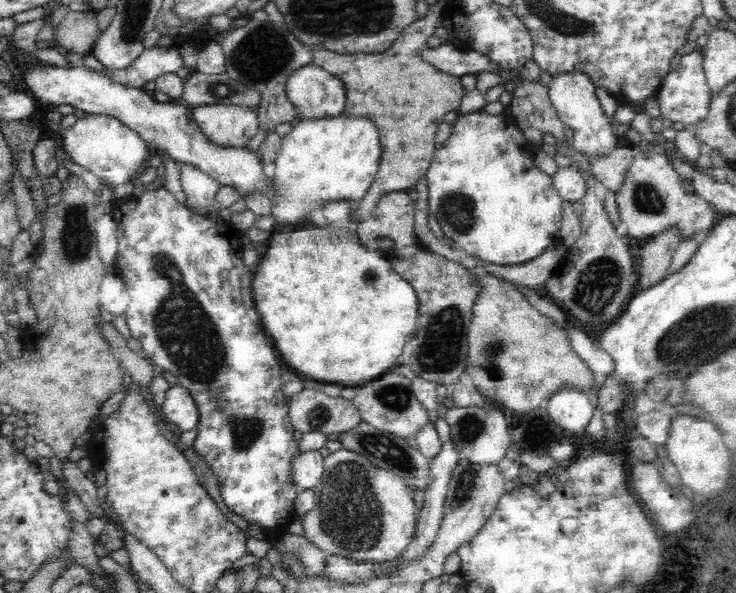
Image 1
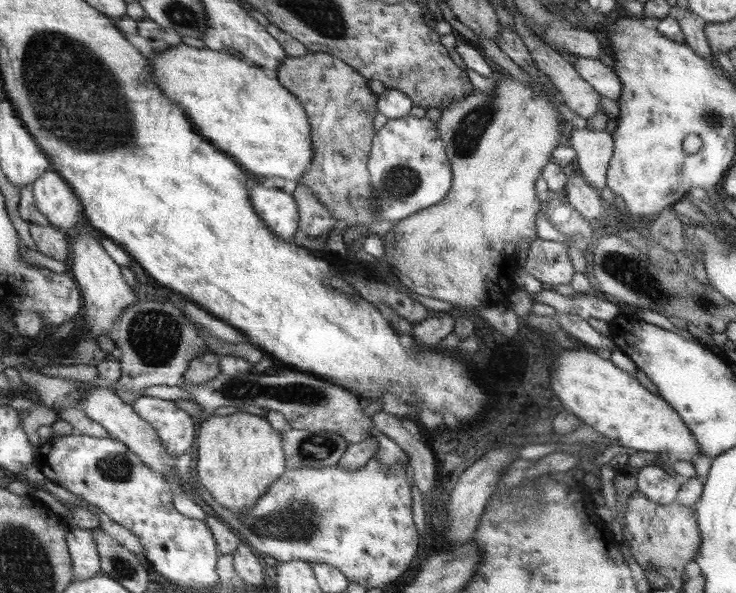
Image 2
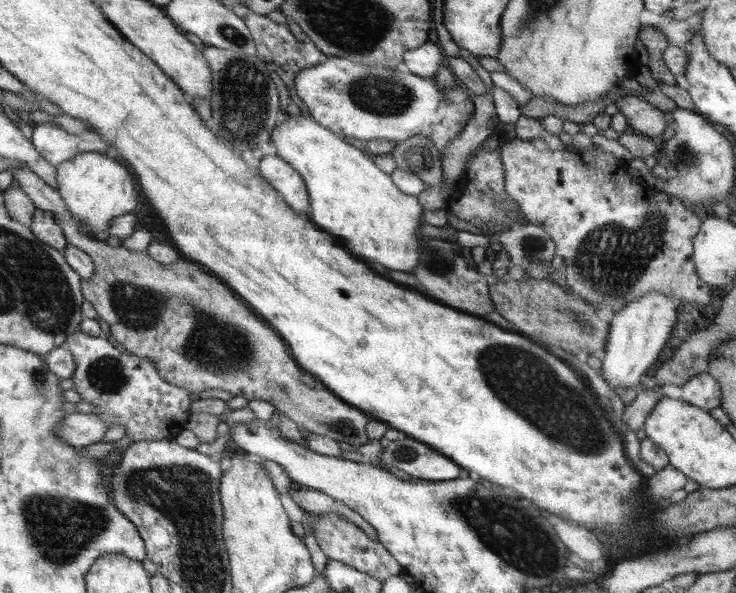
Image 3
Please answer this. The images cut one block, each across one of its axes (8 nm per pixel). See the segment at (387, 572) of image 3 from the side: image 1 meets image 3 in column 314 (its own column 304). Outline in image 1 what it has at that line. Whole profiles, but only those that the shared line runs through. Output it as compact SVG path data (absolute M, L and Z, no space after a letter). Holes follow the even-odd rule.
M342 447L323 460L324 470L318 484L313 488L315 505L303 517L306 540L325 552L357 563L388 563L402 554L415 539L418 507L405 480L389 470L378 468L365 456Z

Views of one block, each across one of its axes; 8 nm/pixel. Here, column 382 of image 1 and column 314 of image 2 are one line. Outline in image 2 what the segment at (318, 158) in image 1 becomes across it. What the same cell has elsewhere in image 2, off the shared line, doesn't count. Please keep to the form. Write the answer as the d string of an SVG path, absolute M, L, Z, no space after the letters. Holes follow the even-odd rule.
M185 43L154 52L150 64L153 64L154 76L162 86L162 92L166 92L174 104L182 104L182 108L190 112L190 120L198 124L198 132L202 132L202 136L206 136L210 142L214 140L214 144L234 158L242 168L268 182L277 177L300 185L300 180L307 176L316 152L313 126L304 105L275 75L224 50L218 52Z

